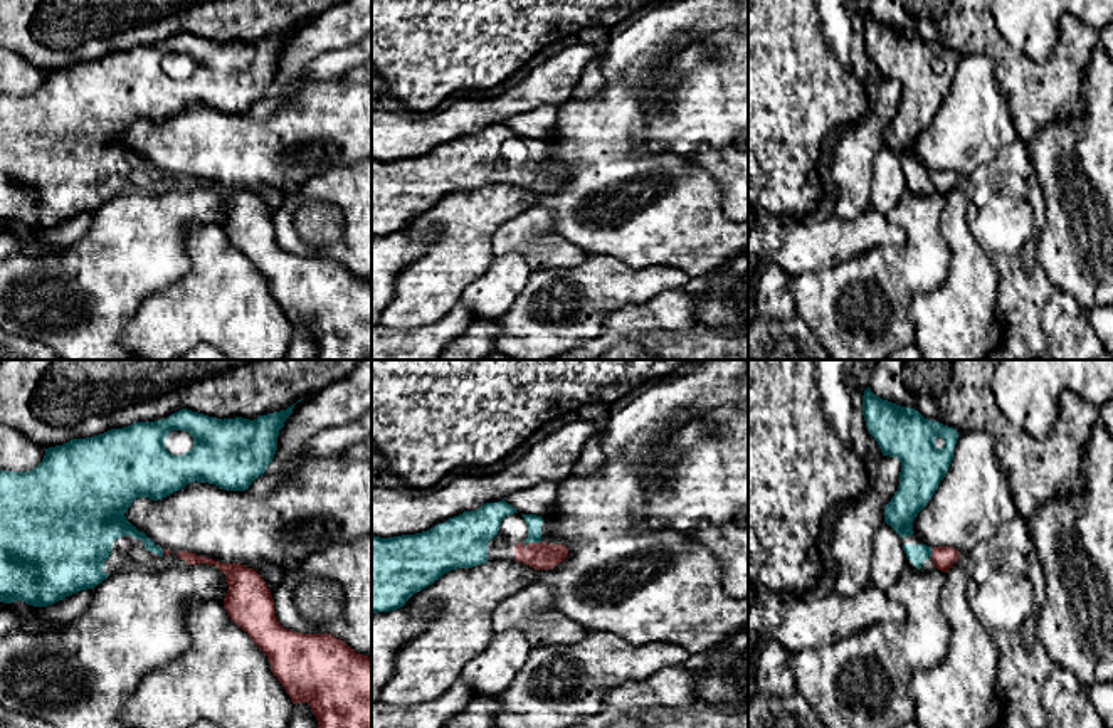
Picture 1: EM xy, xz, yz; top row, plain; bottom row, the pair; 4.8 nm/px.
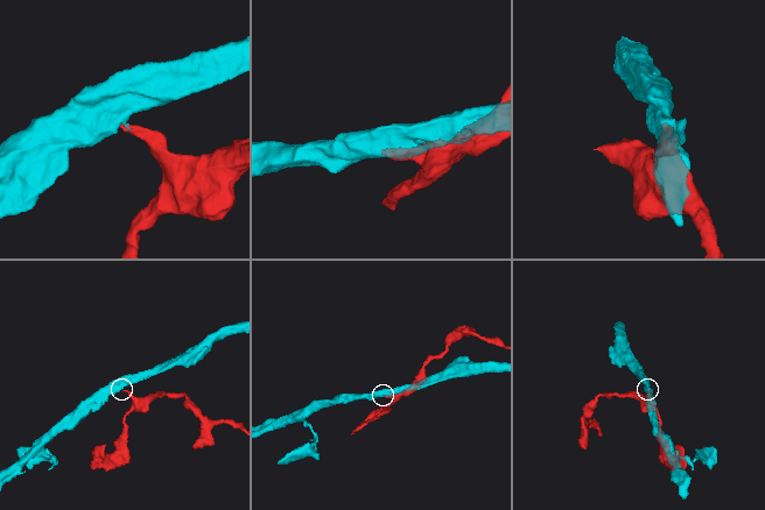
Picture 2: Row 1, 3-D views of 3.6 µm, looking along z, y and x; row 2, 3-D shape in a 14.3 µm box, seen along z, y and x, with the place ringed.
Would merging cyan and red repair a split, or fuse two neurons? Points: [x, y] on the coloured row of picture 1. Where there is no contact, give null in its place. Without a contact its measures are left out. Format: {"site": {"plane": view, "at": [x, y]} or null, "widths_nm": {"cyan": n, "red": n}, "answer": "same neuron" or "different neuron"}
{"site": {"plane": "xz", "at": [533, 542]}, "widths_nm": {"cyan": 70, "red": 130}, "answer": "same neuron"}

